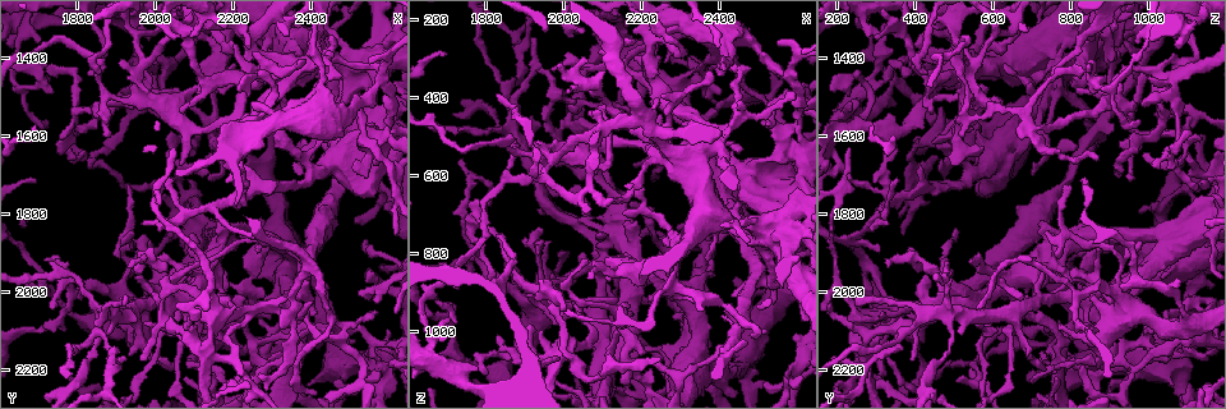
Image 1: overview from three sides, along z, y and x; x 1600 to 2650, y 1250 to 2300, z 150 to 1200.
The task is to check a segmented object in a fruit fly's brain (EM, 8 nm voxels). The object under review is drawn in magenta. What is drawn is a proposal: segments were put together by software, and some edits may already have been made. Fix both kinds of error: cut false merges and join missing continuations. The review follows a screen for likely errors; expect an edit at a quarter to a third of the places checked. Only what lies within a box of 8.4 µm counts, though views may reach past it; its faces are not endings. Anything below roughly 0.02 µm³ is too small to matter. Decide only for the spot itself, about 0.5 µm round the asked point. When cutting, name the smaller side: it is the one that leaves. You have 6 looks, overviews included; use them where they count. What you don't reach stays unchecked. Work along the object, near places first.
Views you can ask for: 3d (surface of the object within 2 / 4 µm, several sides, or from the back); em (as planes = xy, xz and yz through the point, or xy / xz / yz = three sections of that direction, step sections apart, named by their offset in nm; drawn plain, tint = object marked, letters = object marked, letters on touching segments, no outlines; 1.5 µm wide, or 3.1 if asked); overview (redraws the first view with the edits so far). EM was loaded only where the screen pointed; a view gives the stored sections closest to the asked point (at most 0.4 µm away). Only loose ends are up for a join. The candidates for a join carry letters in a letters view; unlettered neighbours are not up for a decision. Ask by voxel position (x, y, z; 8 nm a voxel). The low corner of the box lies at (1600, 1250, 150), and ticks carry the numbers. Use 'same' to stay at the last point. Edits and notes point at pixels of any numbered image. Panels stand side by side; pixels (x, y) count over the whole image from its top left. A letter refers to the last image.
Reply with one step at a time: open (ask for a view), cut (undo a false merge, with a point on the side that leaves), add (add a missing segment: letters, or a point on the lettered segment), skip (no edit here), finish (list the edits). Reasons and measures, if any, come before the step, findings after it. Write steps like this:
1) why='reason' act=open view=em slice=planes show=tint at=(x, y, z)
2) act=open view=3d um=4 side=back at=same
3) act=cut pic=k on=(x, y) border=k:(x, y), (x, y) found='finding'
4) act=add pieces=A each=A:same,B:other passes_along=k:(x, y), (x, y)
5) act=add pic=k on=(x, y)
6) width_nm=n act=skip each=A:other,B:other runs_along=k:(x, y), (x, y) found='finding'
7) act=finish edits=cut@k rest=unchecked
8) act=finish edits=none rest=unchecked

why='abrupt turn' act=open view=em slice=xz step=8 show=tint at=(1995, 1465, 1030)

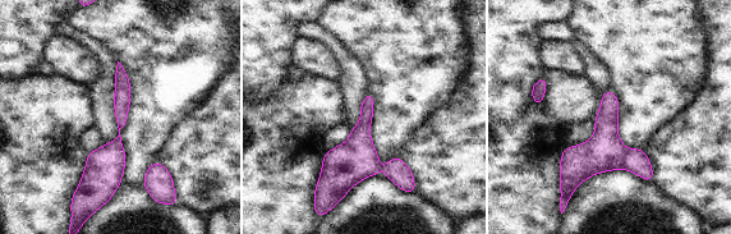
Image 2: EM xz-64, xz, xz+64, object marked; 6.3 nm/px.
why='another direction' act=open view=em slice=planes show=letters at=same

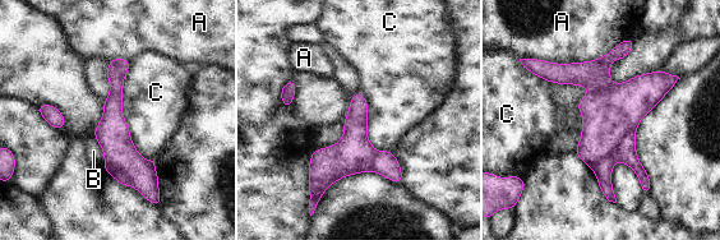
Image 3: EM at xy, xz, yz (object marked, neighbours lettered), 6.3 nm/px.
width_nm=160 act=cut pic=3 on=(626, 151) each=A:other,B:other,C:other border=3:(635, 128), (613, 152), (592, 167) found='a second neuron is stuck on'

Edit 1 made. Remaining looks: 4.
why='free end' act=open view=em slice=planes show=letters at=(2375, 2070, 405)

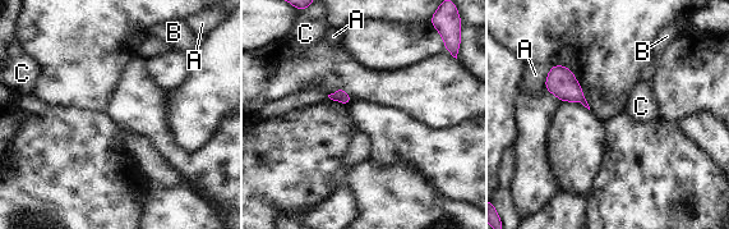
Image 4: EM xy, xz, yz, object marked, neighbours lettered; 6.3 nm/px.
longest_contact=A:160nm act=skip each=A:other,B:other,C:other found='no lettered segment goes on from it'

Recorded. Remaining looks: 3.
act=open view=3d um=2 at=(1855, 2110, 370)

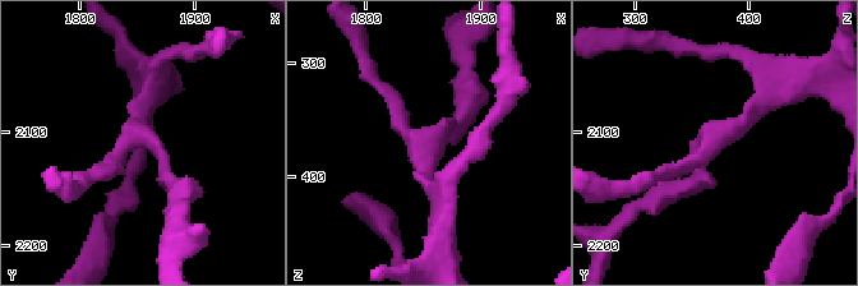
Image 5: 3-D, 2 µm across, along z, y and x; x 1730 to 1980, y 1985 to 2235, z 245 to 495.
arms=3 act=open view=em slice=xy step=4 show=tint at=(1856, 2106, 368)

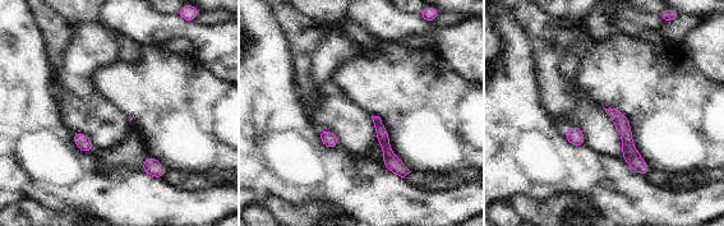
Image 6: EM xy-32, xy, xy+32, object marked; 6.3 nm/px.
why='another direction' act=open view=em slice=planes show=letters at=same

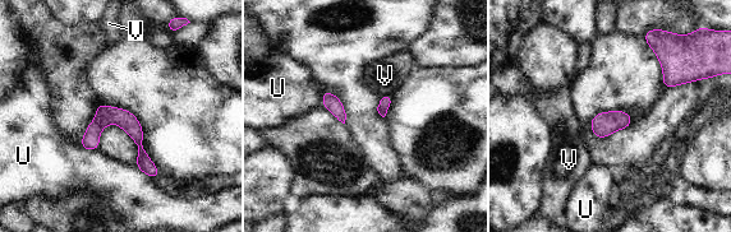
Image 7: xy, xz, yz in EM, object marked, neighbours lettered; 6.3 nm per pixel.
width_nm=20 act=skip each=U:other,V:other runs_along=7:(100, 107), (136, 133), (155, 174) found='all the same neuron'

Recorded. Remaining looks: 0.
act=finish edits=cut@3 rest=unchecked

